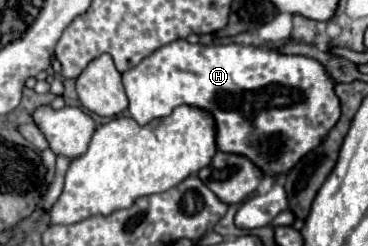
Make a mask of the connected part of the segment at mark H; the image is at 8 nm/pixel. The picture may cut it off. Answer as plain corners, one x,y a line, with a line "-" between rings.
179,39
151,53
137,67
125,71
123,85
129,97
129,113
139,125
167,117
179,105
203,109
215,121
217,149
251,159
263,177
281,177
295,169
299,159
315,151
315,147
319,147
319,143
341,117
341,103
335,95
335,81
327,75
325,65
311,57
283,55
275,49
261,49
253,45
191,45

